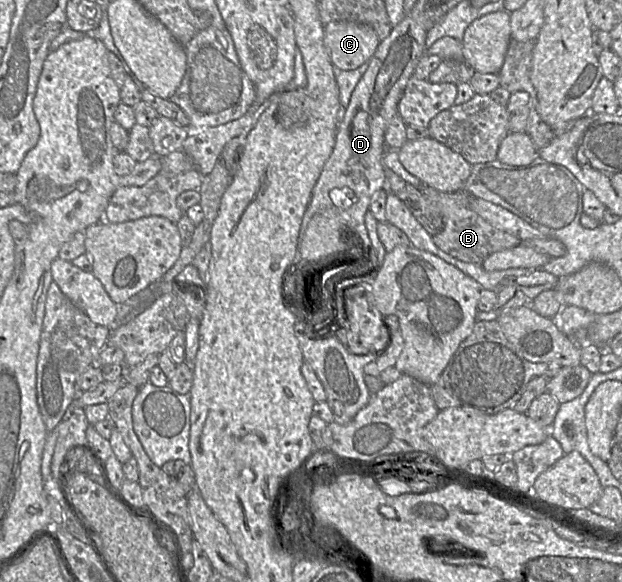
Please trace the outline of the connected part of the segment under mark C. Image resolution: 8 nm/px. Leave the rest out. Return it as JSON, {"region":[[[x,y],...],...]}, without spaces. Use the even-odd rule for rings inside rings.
{"region":[[[331,21],[324,25],[324,45],[333,66],[341,70],[355,70],[369,62],[380,42],[367,24]]]}

